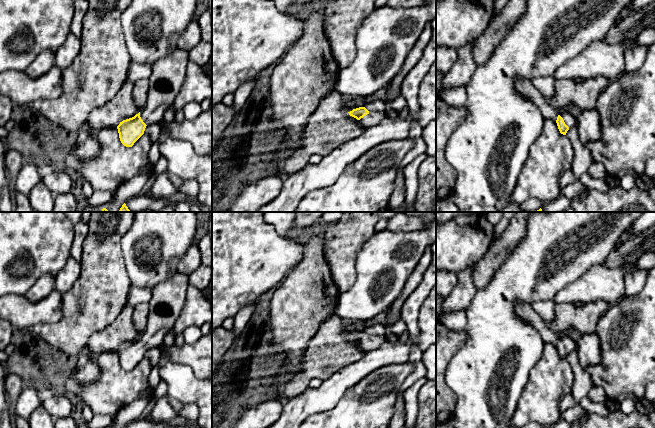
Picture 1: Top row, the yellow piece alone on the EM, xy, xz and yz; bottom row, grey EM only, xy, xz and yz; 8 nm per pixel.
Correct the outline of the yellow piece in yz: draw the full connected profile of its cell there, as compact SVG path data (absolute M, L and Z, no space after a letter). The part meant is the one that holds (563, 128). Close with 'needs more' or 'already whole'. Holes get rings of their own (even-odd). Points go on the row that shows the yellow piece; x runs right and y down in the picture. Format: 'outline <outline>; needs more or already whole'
outline M567 108L558 111L556 120L561 134L566 135L567 131L576 124L575 114Z; needs more

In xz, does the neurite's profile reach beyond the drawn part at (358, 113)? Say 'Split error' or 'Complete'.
Split error

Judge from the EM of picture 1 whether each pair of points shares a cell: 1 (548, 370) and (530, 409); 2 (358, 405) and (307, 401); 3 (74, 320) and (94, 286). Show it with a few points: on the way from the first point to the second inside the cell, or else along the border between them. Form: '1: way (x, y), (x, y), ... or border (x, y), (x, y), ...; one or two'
1: way (548, 380), (540, 399); one
2: border (353, 386), (334, 406), (315, 412); two
3: way (78, 312), (94, 294); one

